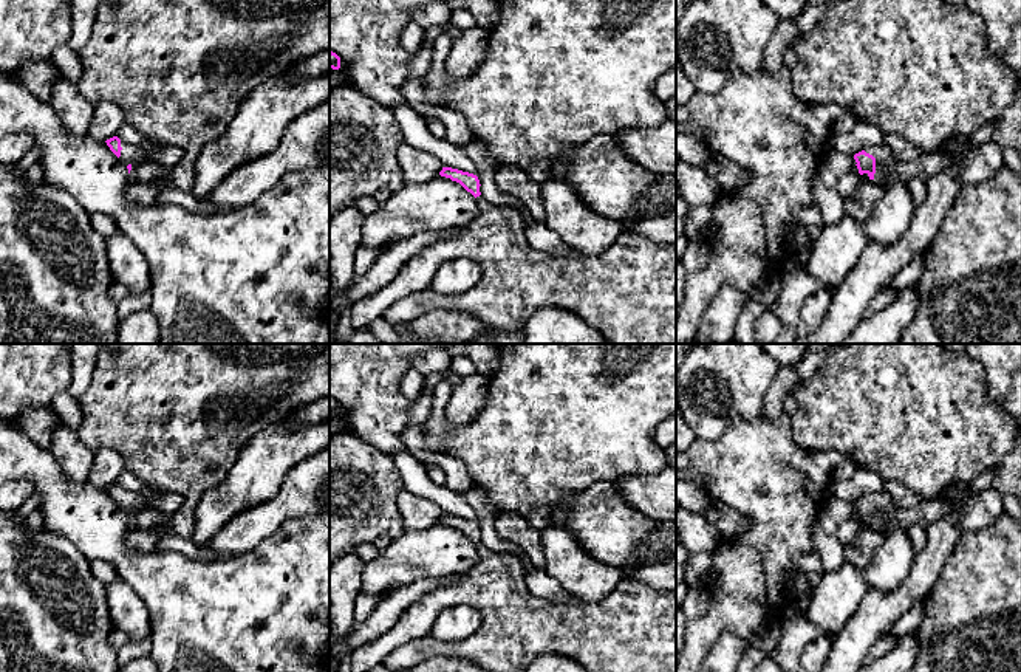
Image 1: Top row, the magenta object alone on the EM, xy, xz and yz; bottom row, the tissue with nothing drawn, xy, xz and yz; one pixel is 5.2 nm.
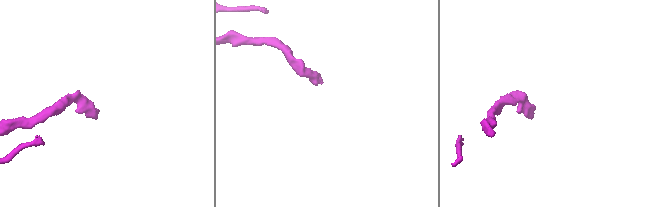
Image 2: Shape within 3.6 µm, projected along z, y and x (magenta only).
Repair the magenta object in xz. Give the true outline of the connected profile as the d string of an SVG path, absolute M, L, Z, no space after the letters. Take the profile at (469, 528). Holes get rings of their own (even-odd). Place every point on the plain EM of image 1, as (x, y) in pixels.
M442 514L441 523L459 530L478 550L480 561L450 588L427 593L408 605L396 624L373 643L351 653L351 672L370 672L382 664L390 672L410 672L415 666L435 657L464 658L484 672L524 672L540 655L563 655L579 661L588 672L676 672L676 591L642 585L628 570L616 590L597 602L557 602L535 596L524 584L523 562L518 554L493 553L480 539L476 522ZM455 604L469 604L480 610L481 626L476 633L459 643L442 643L430 635L436 615Z

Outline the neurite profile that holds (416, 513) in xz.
M404 486L398 495L398 509L405 533L424 531L436 525L444 514L436 503L411 494Z

